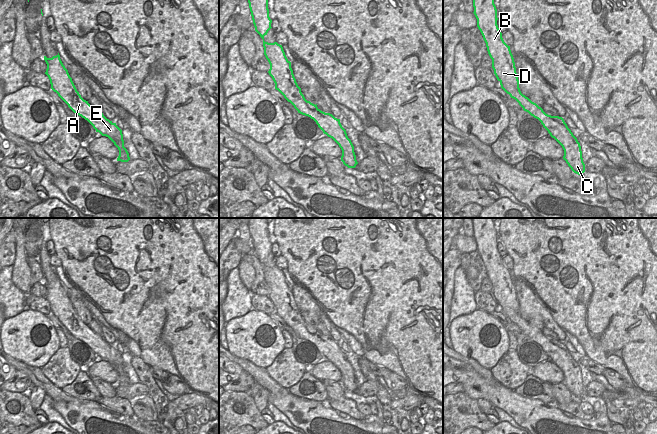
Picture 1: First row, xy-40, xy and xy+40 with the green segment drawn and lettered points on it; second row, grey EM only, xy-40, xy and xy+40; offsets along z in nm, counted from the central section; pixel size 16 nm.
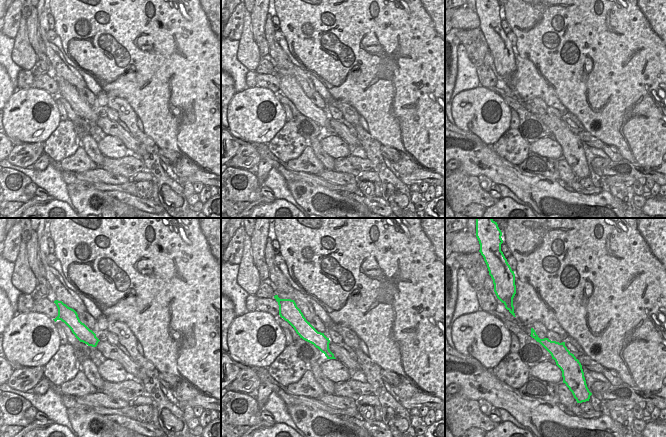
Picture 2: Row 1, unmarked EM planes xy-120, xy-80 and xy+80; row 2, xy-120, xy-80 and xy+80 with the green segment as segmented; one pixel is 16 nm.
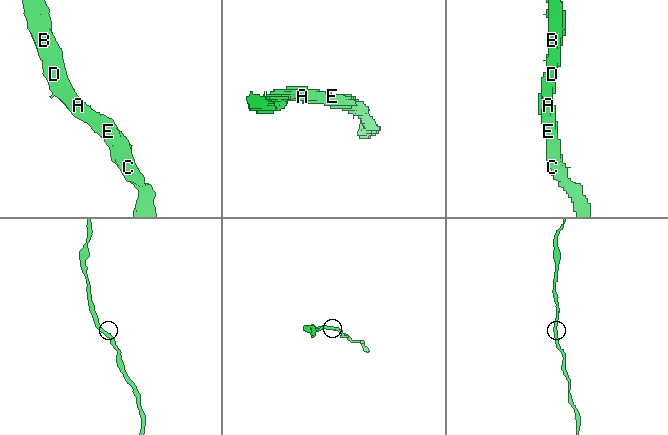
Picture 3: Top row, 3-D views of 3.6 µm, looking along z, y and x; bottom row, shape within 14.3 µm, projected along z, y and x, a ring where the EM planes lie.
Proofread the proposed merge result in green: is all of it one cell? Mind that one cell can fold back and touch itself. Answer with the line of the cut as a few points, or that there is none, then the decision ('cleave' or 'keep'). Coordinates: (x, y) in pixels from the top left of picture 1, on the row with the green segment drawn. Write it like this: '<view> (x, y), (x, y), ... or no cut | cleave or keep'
no cut | keep

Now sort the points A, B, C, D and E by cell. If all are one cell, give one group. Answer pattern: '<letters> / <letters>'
A B C D E

